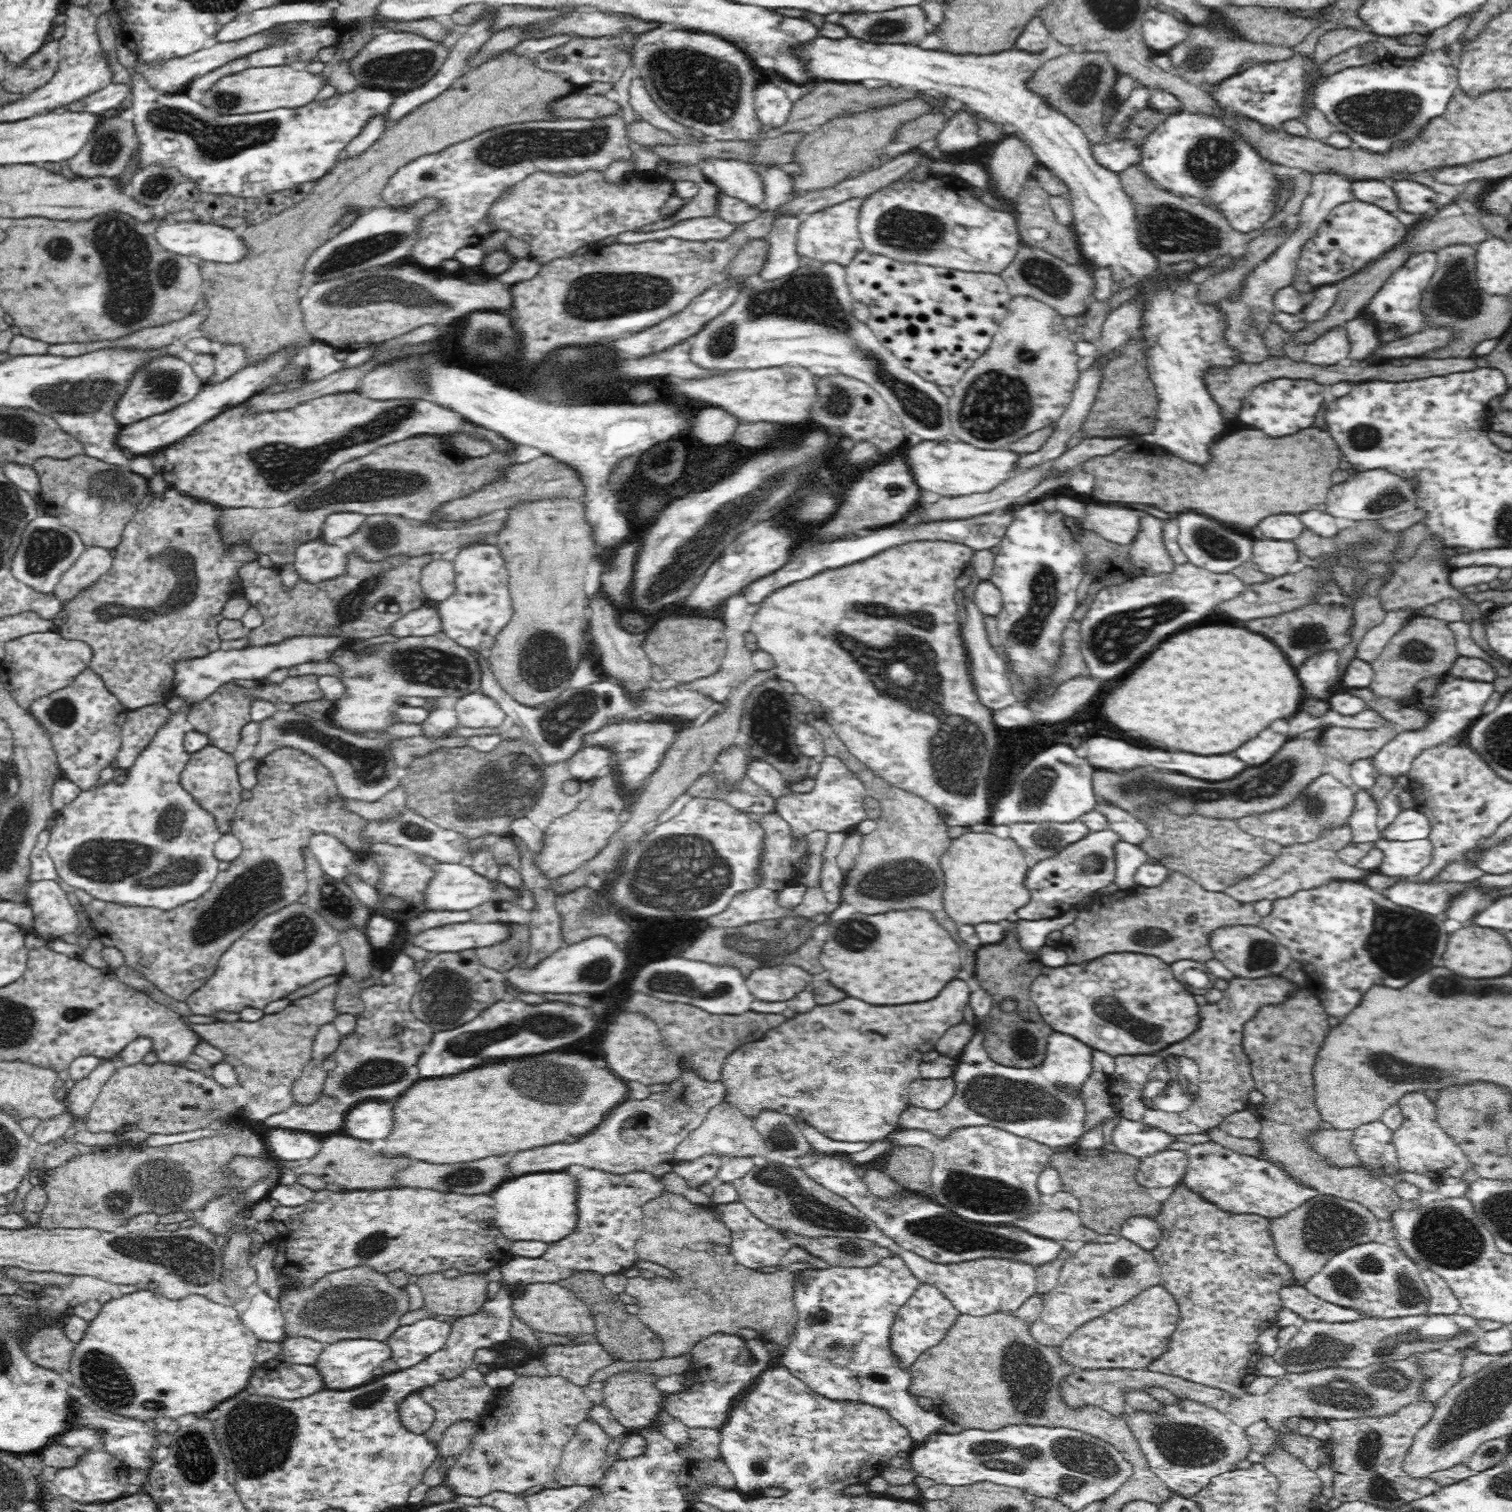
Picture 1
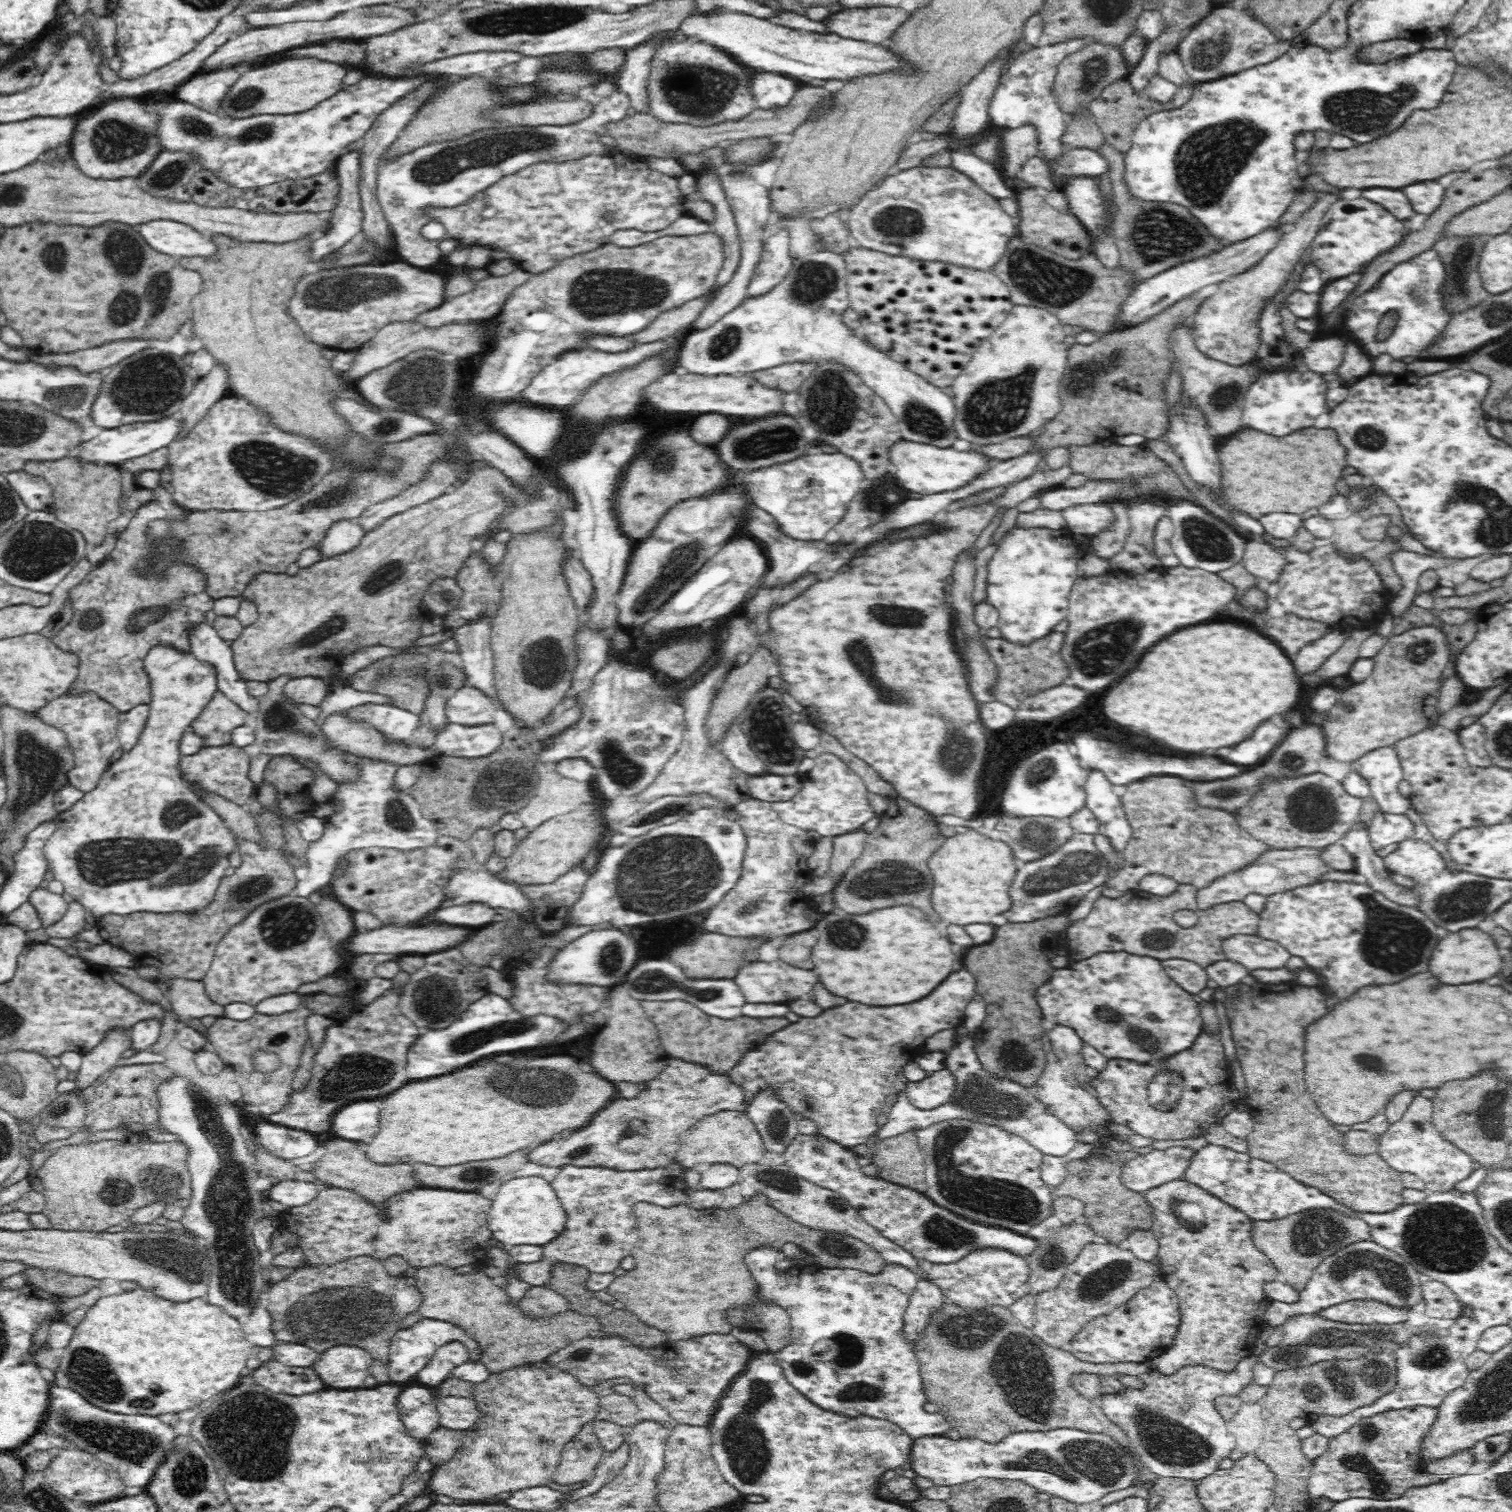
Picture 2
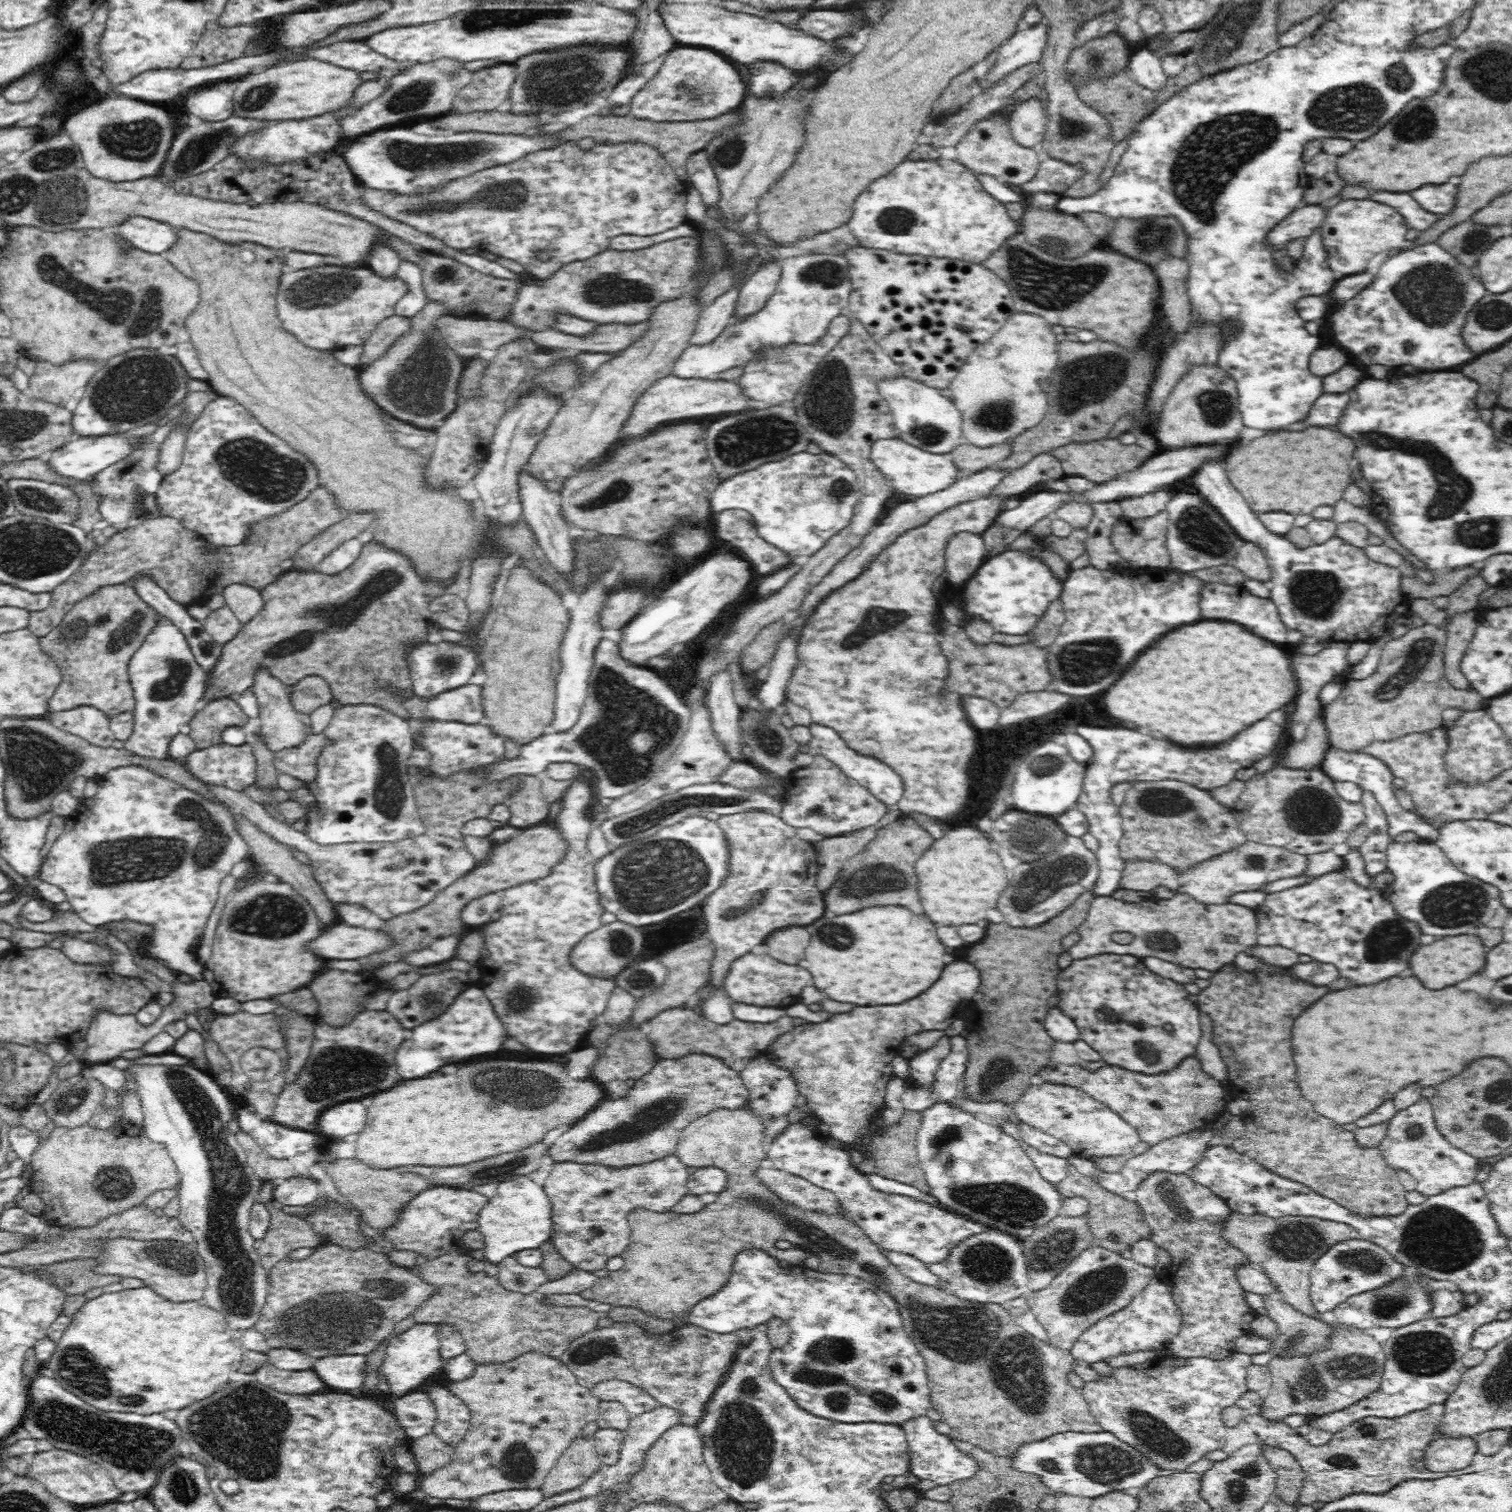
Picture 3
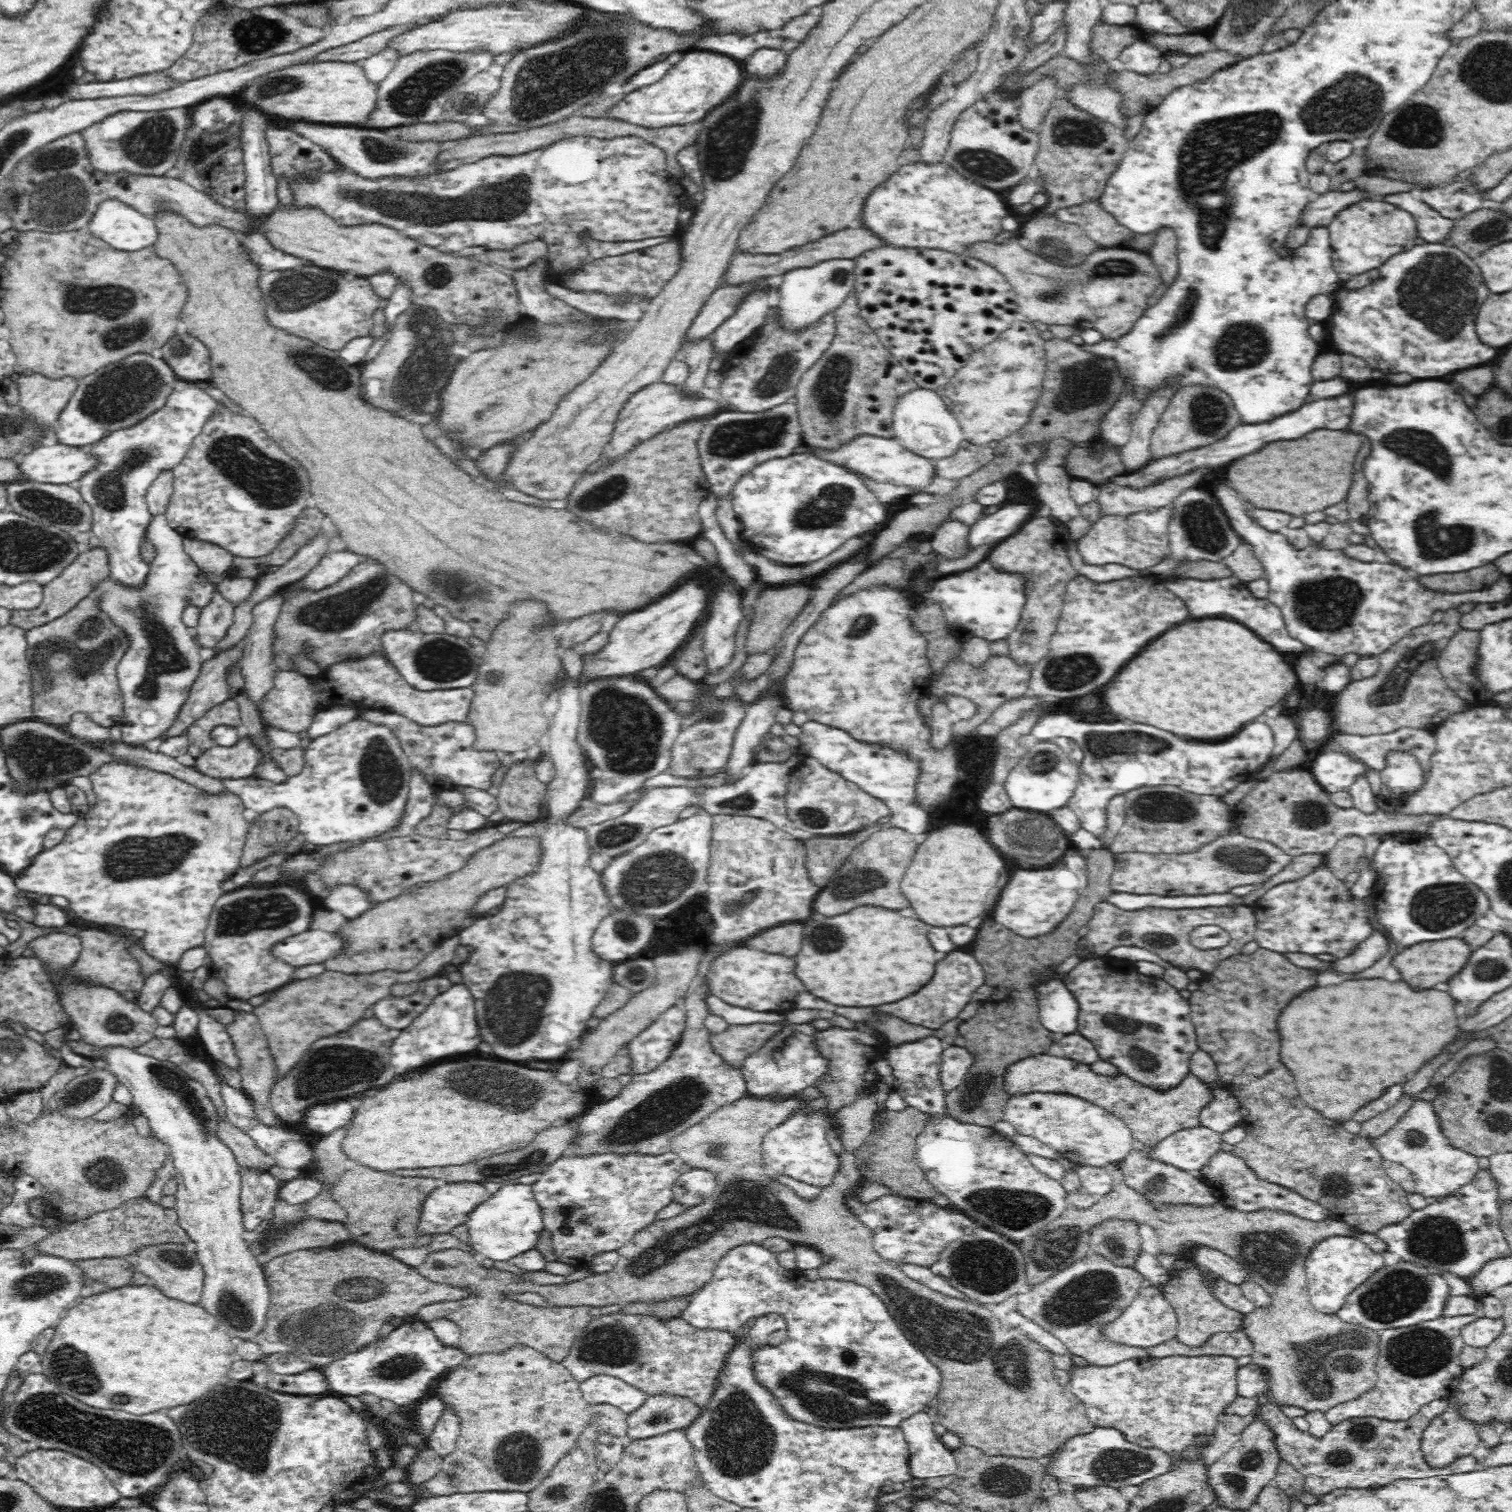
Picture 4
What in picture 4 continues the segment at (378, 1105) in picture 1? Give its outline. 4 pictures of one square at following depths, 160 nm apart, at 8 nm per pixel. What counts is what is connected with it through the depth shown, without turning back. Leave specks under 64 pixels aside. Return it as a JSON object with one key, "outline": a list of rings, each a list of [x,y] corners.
{"outline":[[[332,1102],[332,1104],[316,1104],[303,1112],[302,1124],[308,1130],[316,1130],[327,1135],[338,1127],[348,1124],[352,1110],[348,1102]]]}

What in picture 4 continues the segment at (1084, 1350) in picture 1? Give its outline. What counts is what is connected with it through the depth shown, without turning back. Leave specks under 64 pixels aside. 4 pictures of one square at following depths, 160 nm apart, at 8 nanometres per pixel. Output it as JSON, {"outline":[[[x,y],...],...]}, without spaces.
{"outline":[[[1146,1285],[1116,1320],[1102,1328],[1102,1333],[1112,1342],[1148,1349],[1177,1336],[1177,1315],[1161,1289]]]}

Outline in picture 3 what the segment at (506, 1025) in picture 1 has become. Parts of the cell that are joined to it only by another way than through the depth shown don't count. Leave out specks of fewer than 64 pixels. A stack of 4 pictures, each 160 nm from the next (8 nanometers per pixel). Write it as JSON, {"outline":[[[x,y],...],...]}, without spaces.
{"outline":[[[477,985],[468,987],[457,994],[438,1016],[422,1021],[411,1029],[406,1040],[396,1048],[396,1070],[402,1078],[420,1078],[444,1064],[454,1064],[464,1058],[496,1052],[506,1039],[508,1034],[495,1018],[485,993]]]}

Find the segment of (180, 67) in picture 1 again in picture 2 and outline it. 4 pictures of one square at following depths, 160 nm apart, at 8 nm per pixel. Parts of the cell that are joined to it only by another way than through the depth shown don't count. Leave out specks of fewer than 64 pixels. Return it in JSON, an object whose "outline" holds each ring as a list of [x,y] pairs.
{"outline":[[[398,4],[366,6],[366,8],[359,8],[358,11],[340,13],[337,16],[338,20],[294,22],[294,24],[280,24],[280,26],[250,30],[250,32],[238,36],[236,40],[228,40],[228,44],[220,46],[214,56],[204,60],[200,72],[228,69],[240,63],[256,62],[260,56],[268,56],[268,54],[282,52],[288,48],[304,47],[308,44],[320,45],[320,42],[330,42],[334,39],[363,41],[368,37],[388,34],[397,28],[418,22],[410,8],[404,8]]]}

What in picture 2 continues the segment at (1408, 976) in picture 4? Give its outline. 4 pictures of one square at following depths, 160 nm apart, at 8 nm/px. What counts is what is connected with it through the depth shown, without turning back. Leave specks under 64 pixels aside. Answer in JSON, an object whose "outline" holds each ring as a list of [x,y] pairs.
{"outline":[[[1468,928],[1468,930],[1448,934],[1446,938],[1438,940],[1438,944],[1434,946],[1430,954],[1428,970],[1438,982],[1448,984],[1448,986],[1458,986],[1458,984],[1470,984],[1470,982],[1490,978],[1492,974],[1496,974],[1500,964],[1502,964],[1502,958],[1498,954],[1498,948],[1494,948],[1492,938],[1480,930]]]}

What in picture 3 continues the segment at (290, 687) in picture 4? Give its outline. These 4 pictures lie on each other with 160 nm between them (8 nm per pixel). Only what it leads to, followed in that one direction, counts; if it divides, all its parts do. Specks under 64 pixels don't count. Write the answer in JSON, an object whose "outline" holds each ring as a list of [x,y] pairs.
{"outline":[[[472,684],[440,692],[427,700],[417,696],[414,691],[384,686],[384,691],[398,699],[399,704],[413,719],[444,722],[461,722],[462,724],[480,723],[483,718],[481,707],[482,688]]]}

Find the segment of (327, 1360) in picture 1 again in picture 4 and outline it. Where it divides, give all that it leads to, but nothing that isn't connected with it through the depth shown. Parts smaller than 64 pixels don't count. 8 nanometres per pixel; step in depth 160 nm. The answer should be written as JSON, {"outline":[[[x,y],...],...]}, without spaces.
{"outline":[[[412,1316],[397,1328],[393,1328],[388,1336],[376,1337],[359,1347],[356,1352],[328,1364],[322,1372],[334,1394],[374,1394],[380,1400],[389,1400],[391,1404],[395,1404],[392,1405],[392,1409],[404,1418],[411,1419],[416,1404],[425,1400],[430,1384],[434,1384],[438,1378],[443,1378],[466,1357],[467,1354],[459,1347],[448,1345],[438,1339],[422,1318]]]}

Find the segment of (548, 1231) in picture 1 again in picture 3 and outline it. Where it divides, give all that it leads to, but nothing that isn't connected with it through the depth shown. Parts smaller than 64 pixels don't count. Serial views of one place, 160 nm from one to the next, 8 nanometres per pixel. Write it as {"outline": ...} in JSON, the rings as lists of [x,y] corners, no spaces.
{"outline":[[[528,1176],[500,1182],[498,1194],[478,1212],[477,1230],[484,1236],[485,1259],[498,1264],[522,1250],[538,1249],[551,1238],[551,1204],[542,1187]]]}

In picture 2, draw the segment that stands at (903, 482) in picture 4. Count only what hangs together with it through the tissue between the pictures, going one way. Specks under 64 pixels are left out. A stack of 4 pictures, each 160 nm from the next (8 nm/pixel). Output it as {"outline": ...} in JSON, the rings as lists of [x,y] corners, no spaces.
{"outline":[[[900,439],[887,448],[887,460],[893,467],[894,474],[891,480],[896,480],[900,488],[907,492],[931,495],[944,491],[954,490],[964,486],[978,474],[984,472],[992,460],[977,452],[958,451],[950,448],[934,448],[930,444],[920,444]]]}

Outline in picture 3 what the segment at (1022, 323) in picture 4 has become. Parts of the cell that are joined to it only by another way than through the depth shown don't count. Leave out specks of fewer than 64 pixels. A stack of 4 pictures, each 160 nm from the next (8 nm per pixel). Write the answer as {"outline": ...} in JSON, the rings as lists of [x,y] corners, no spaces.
{"outline":[[[1016,312],[990,340],[975,348],[948,390],[962,415],[964,441],[978,448],[1008,442],[1046,414],[1047,386],[1058,362],[1056,334],[1041,316]]]}

